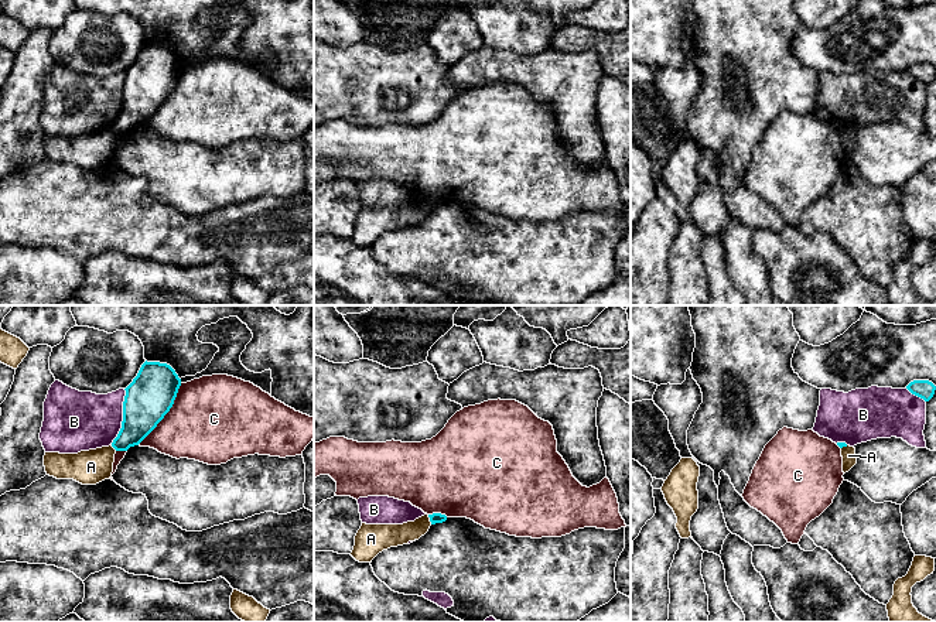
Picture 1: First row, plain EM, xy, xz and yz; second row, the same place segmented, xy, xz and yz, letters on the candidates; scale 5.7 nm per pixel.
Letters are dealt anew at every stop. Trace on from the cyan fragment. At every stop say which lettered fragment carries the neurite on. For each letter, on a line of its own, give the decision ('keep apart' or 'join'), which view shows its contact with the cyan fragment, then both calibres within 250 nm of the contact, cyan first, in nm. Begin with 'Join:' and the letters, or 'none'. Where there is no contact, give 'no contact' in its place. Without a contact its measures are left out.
Join: none
A: keep apart; meets cyan in xz; 60 nm thick on the cyan side, 130 nm on the other
B: keep apart; meets cyan in xy; 280 nm thick on the cyan side, 340 nm on the other
C: keep apart; meets cyan in xy; 280 nm thick on the cyan side, 460 nm on the other

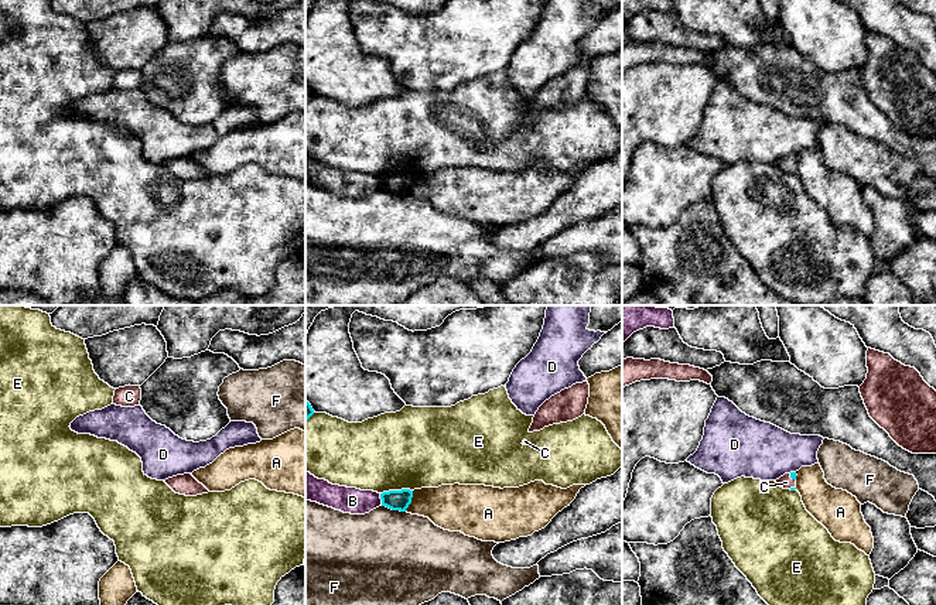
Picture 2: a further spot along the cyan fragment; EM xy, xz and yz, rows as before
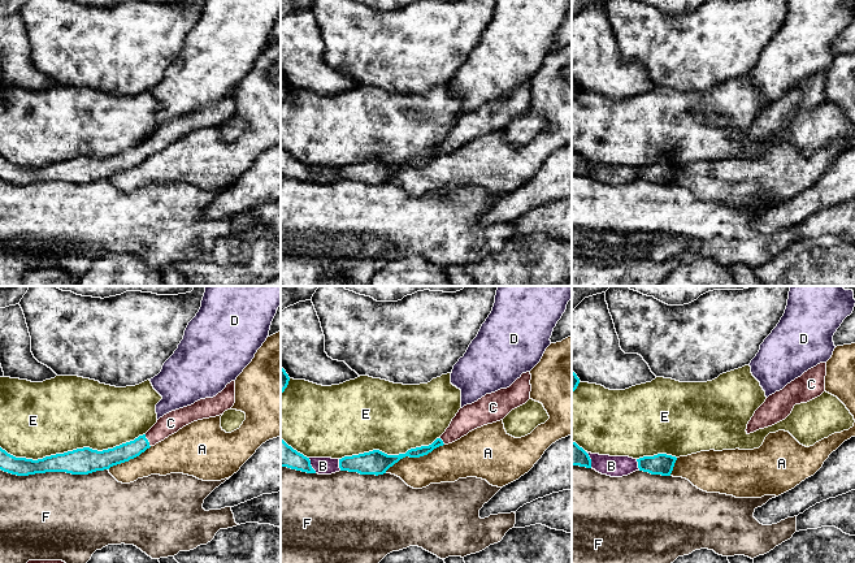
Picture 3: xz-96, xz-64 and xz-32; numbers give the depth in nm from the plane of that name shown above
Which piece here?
Join: C
A: keep apart; meets cyan in xz; 110 nm thick on the cyan side, 260 nm on the other
B: keep apart; meets cyan in xz; 110 nm thick on the cyan side, 150 nm on the other
C: join; meets cyan in yz; 40 nm thick on the cyan side, 80 nm on the other
D: keep apart; meets cyan in yz; 40 nm thick on the cyan side, 320 nm on the other
E: keep apart; meets cyan in xz; 110 nm thick on the cyan side, 440 nm on the other
F: keep apart; meets cyan in xz; 110 nm thick on the cyan side, 500 nm on the other

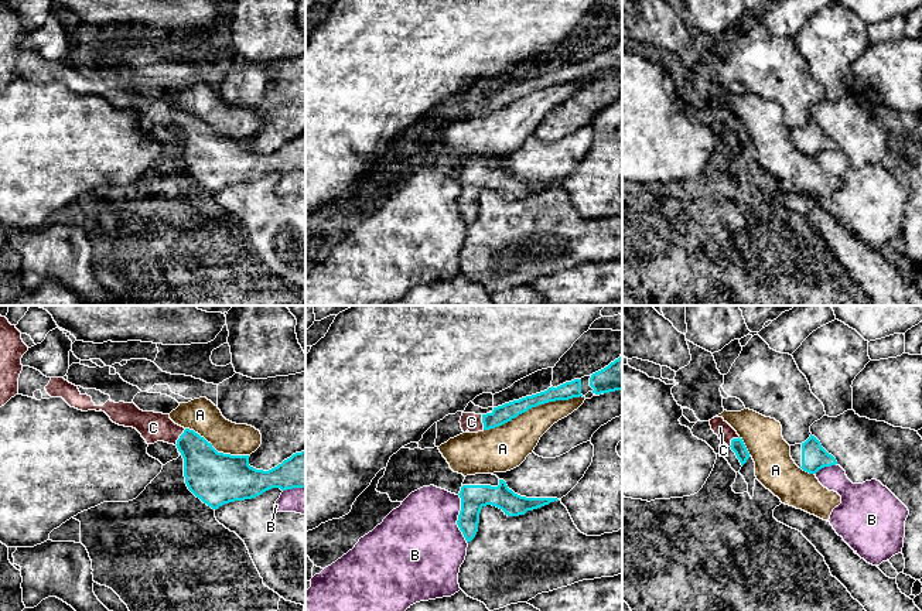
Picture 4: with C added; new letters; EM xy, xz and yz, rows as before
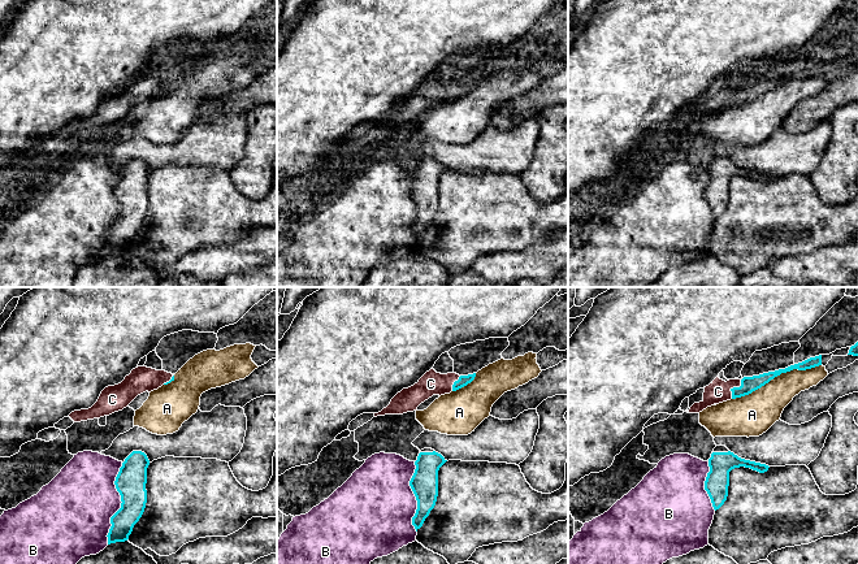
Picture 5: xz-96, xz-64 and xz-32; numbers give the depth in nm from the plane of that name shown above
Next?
Join: C
A: keep apart; meets cyan in xz; 110 nm thick on the cyan side, 240 nm on the other
B: keep apart; meets cyan in xz; 140 nm thick on the cyan side, 460 nm on the other
C: join; meets cyan in xy; 260 nm thick on the cyan side, 160 nm on the other

